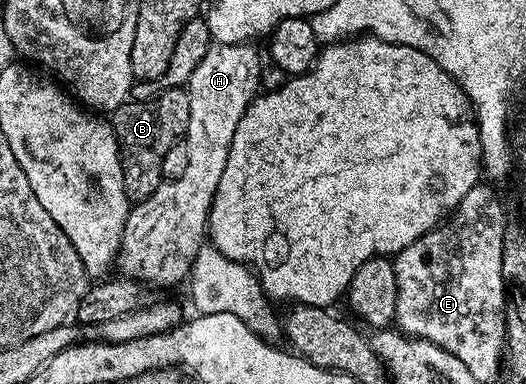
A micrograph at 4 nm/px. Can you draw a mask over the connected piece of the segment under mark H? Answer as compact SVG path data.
M213 42L203 55L203 60L191 74L187 83L189 117L183 137L183 142L187 146L187 166L183 169L183 174L179 174L179 178L162 179L161 185L157 187L155 194L151 194L151 198L136 201L130 207L121 235L121 248L117 251L115 261L116 267L118 269L121 267L122 277L140 280L150 286L177 284L180 280L182 283L193 269L195 258L207 236L209 212L213 209L219 178L223 178L223 170L227 166L227 154L231 150L235 130L260 89L260 70L263 60L257 57L253 47L254 45L249 42L244 44Z

